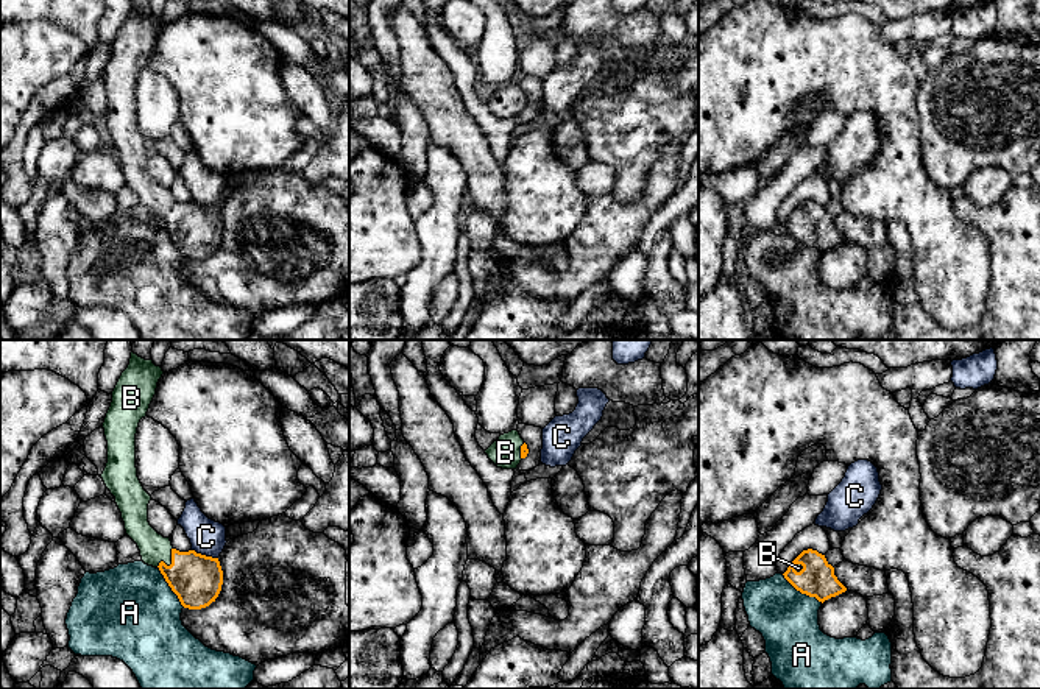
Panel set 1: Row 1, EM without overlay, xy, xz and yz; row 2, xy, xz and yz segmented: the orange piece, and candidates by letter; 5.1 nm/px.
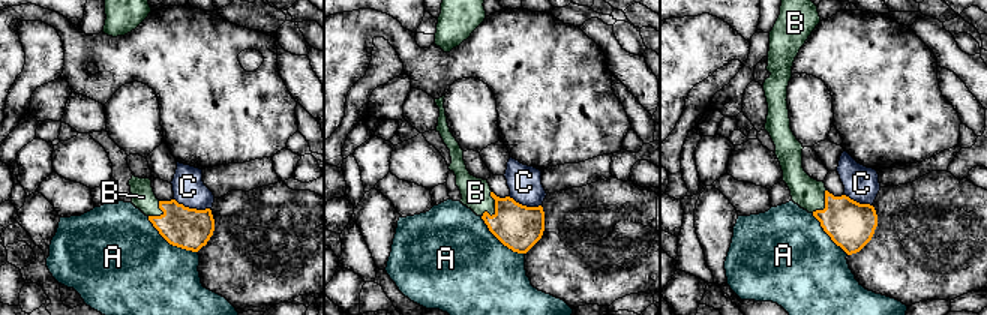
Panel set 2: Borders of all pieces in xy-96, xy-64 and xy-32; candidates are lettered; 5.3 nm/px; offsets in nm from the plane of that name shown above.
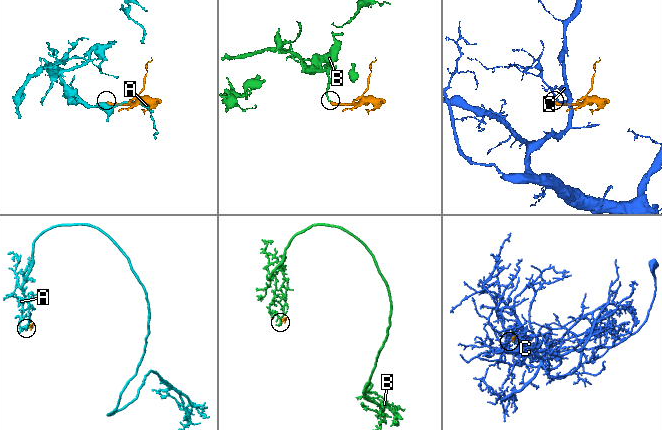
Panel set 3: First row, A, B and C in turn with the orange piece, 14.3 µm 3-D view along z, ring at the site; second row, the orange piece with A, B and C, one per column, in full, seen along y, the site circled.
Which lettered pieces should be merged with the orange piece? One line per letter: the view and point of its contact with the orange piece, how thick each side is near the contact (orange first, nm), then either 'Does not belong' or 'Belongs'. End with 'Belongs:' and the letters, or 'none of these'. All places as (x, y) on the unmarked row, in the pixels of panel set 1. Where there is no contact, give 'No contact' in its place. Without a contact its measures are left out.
A: Touches orange at yz (802, 243). Thickness 180 nm (orange) against 300 nm. Does not belong
B: Touches orange at xy (172, 214). Thickness 260 nm (orange) against 150 nm. Belongs
C: Touches orange at xy (205, 206). Thickness 260 nm (orange) against 180 nm. Does not belong
Belongs: B

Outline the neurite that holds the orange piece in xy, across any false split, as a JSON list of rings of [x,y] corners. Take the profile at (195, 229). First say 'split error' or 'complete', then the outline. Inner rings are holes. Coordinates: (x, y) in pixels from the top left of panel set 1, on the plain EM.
split error; [[[131,3],[103,73],[108,114],[101,129],[115,148],[126,186],[137,195],[142,212],[161,221],[184,259],[201,260],[215,253],[221,242],[220,212],[195,201],[176,201],[170,189],[164,189],[150,176],[151,147],[143,140],[136,118],[137,78],[147,67],[162,25],[162,19],[151,9],[145,11]]]

